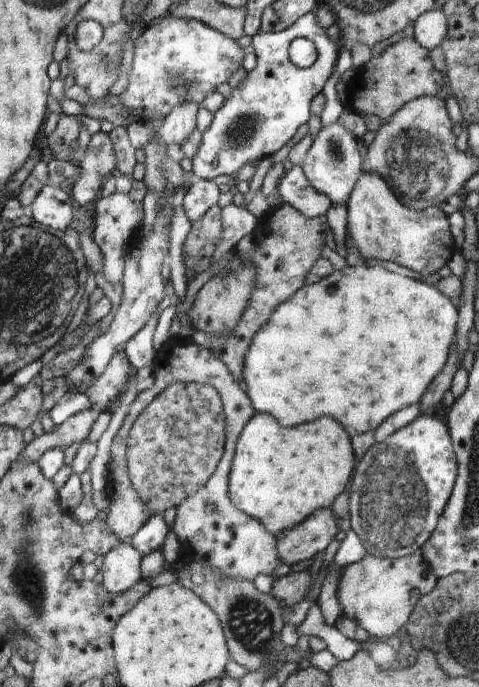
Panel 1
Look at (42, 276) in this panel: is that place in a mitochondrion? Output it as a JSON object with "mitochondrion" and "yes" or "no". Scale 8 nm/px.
{"mitochondrion":"yes"}

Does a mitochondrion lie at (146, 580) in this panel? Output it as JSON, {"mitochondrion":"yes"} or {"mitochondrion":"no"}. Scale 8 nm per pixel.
{"mitochondrion":"no"}

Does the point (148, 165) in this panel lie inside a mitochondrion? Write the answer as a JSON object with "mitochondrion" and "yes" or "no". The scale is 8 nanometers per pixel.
{"mitochondrion":"no"}

